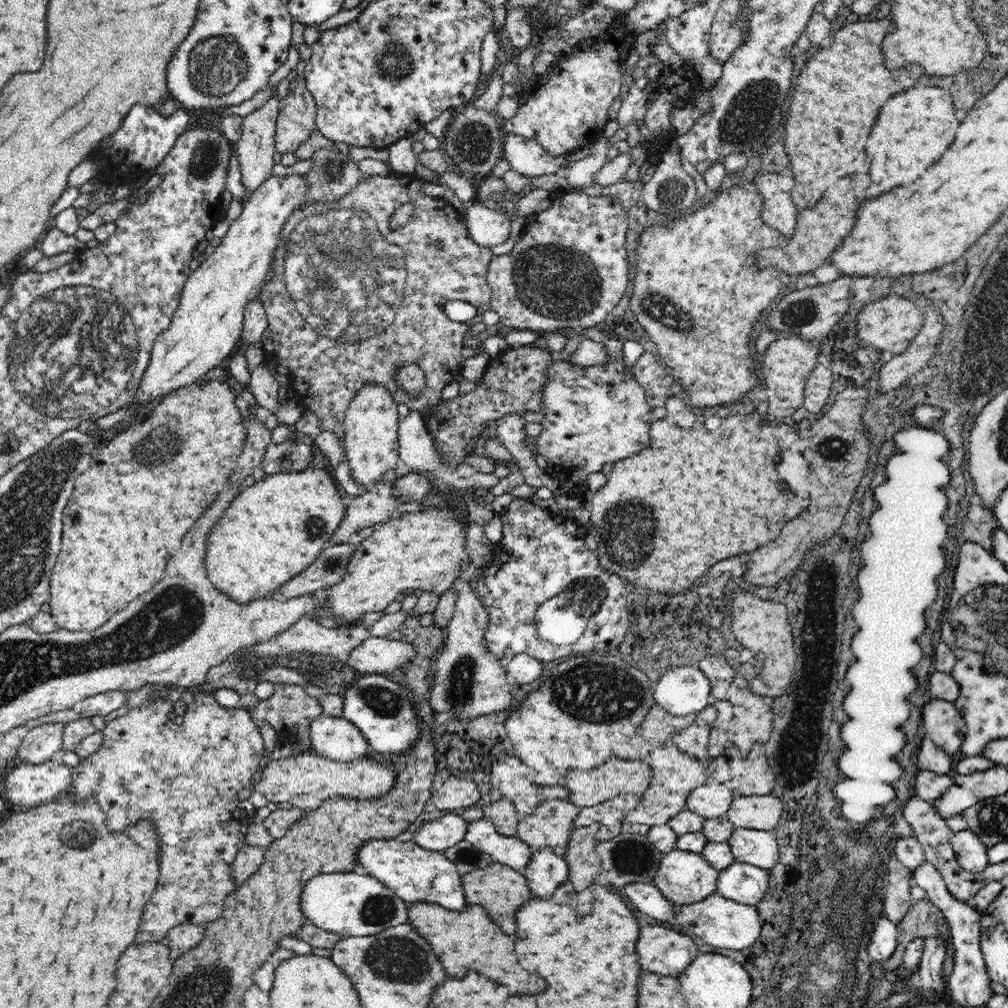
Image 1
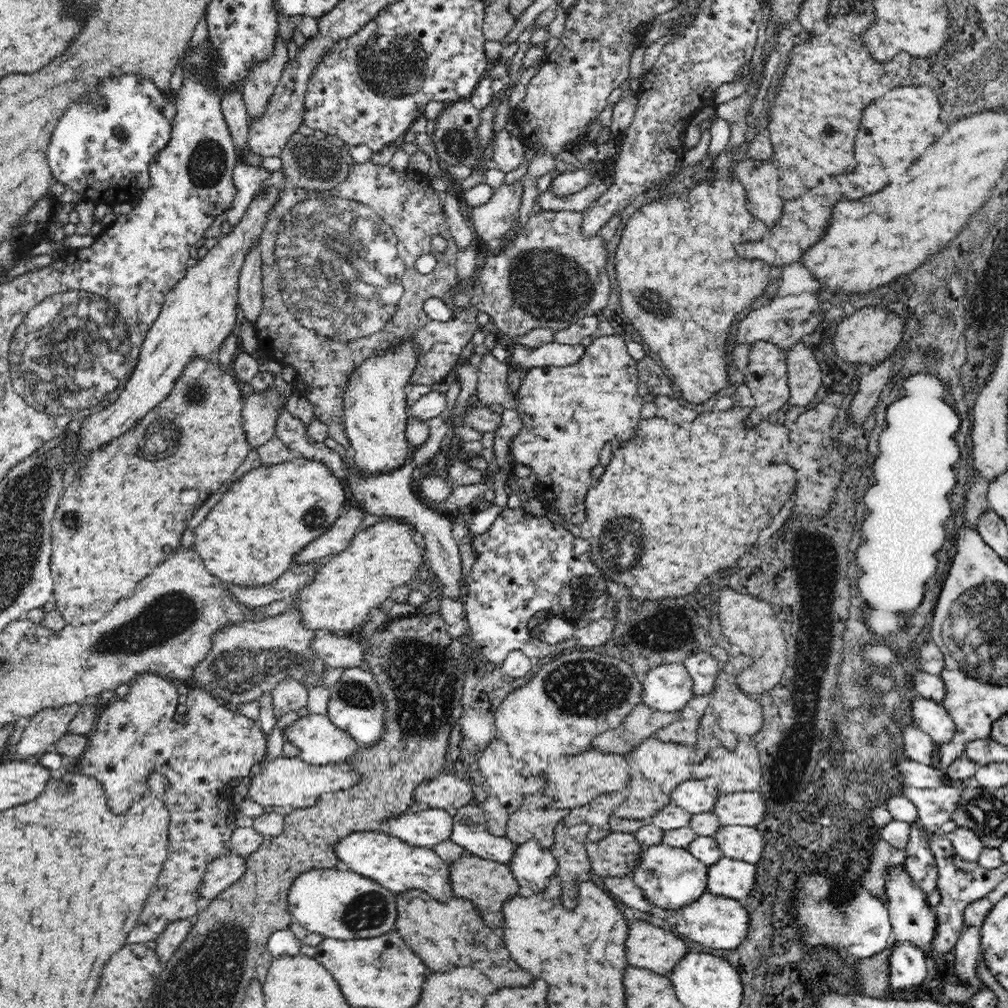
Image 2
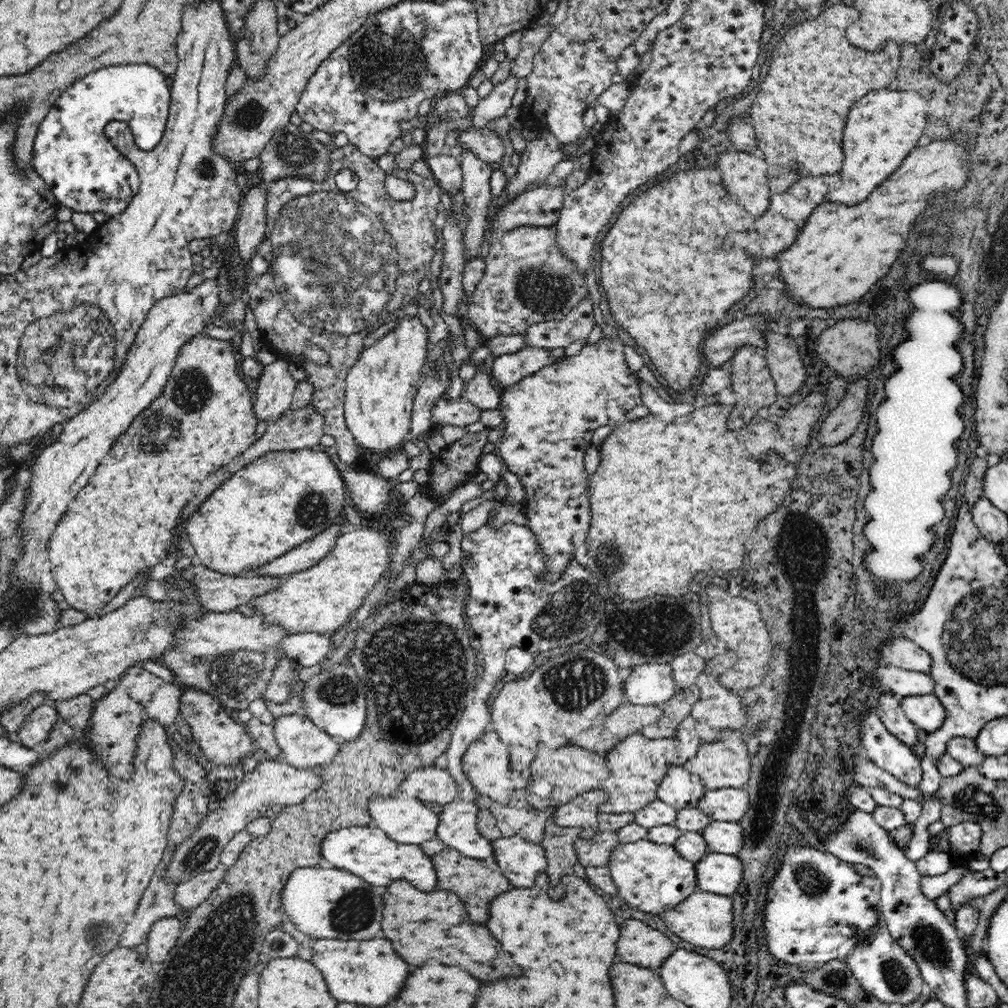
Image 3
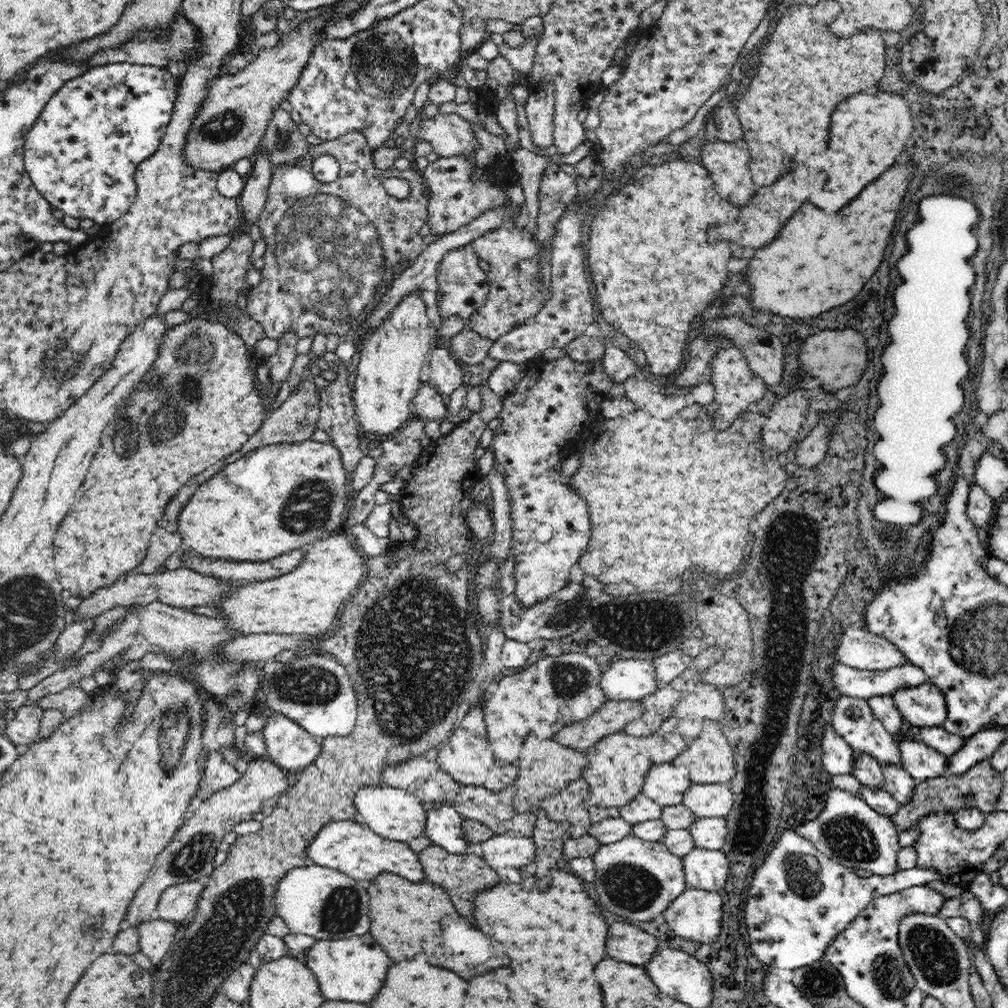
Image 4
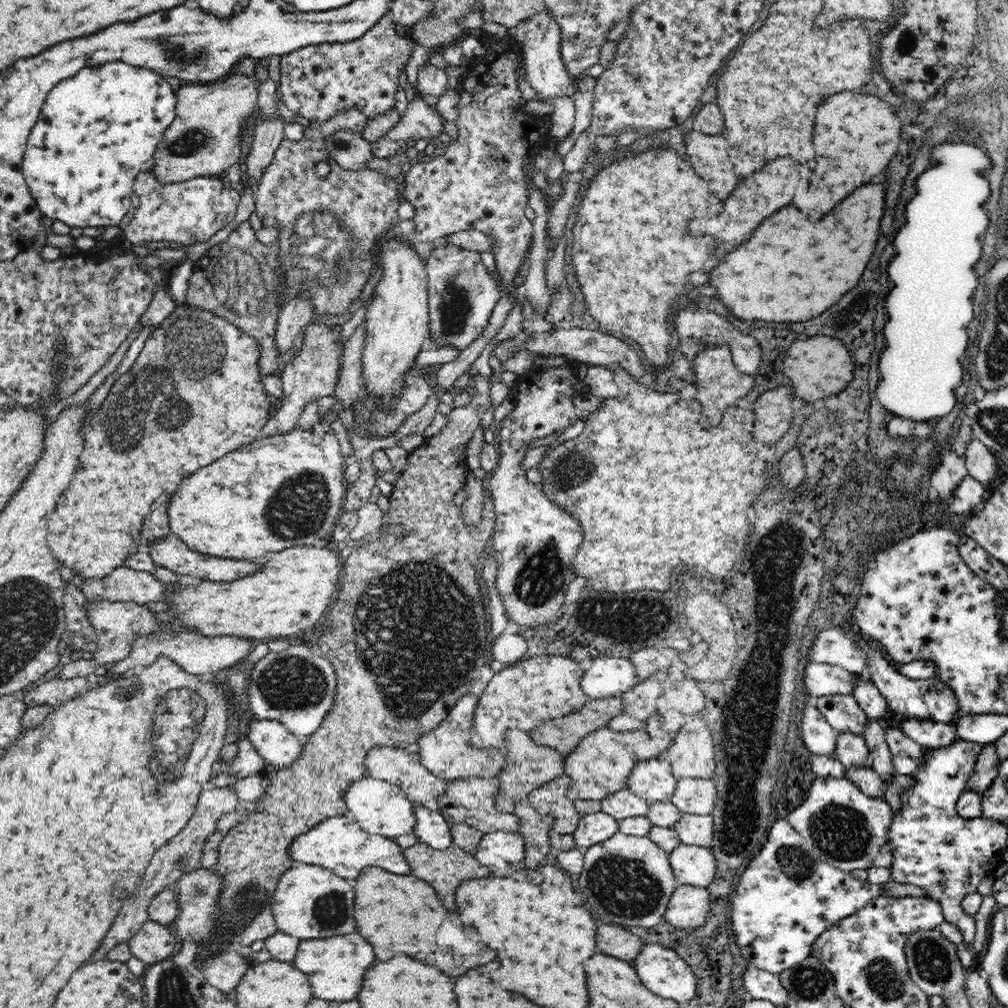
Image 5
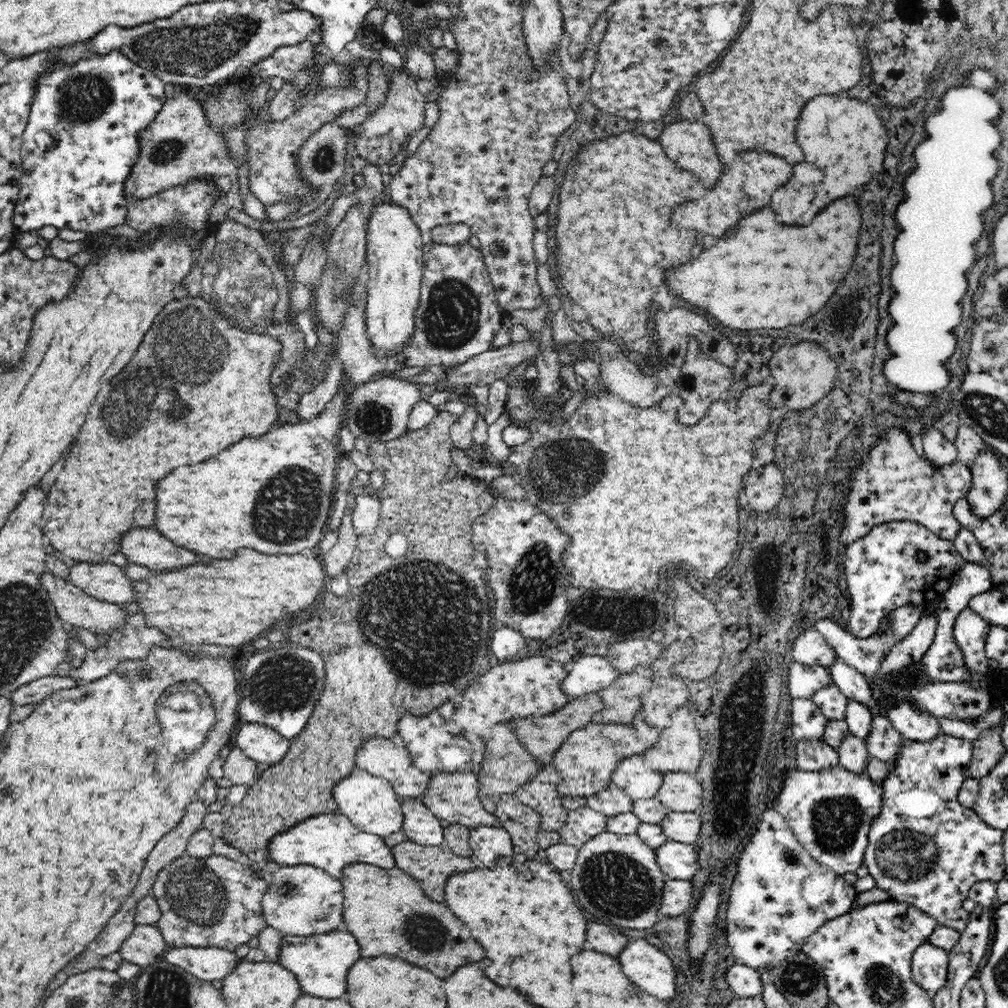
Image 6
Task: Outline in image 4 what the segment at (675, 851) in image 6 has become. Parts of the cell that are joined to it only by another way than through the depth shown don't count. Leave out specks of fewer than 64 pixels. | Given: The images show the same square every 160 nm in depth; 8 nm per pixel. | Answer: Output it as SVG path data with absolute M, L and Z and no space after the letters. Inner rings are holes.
M694 847L681 857L688 888L720 892L726 884L730 861L721 851Z

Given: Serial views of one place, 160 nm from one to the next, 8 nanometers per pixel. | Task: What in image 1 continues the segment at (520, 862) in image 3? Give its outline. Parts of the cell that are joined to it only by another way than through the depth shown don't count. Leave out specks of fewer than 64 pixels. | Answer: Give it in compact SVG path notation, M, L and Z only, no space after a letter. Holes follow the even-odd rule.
M550 849L532 851L530 862L521 870L536 897L552 898L556 888L568 880L566 859Z

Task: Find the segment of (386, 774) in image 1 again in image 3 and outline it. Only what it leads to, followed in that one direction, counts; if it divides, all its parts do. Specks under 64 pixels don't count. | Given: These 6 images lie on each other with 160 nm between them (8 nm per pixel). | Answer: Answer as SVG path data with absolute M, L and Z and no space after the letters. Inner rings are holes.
M283 759L260 761L253 772L244 774L236 790L232 792L233 795L231 797L224 795L219 798L219 807L216 810L210 810L205 820L190 834L190 838L186 838L180 846L176 846L172 860L166 868L166 877L171 886L216 868L224 846L237 832L244 830L252 820L270 814L270 809L276 804L284 804L284 806L300 804L318 785L320 785L318 770L299 769Z

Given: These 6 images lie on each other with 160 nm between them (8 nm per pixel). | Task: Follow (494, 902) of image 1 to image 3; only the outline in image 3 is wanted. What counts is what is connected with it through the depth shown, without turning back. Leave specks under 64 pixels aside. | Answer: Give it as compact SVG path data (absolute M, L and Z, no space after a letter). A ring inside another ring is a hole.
M450 848L442 850L440 854L434 854L431 859L436 869L437 888L456 893L464 903L472 922L484 922L484 916L488 916L489 902L512 888L496 860L488 862L485 859L468 858Z

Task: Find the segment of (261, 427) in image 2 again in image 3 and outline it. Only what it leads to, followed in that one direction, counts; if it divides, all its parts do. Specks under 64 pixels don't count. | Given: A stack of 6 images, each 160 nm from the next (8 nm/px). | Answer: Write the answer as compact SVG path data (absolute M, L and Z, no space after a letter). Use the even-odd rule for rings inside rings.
M279 359L263 368L263 372L258 378L258 388L256 390L256 401L254 404L255 417L257 422L276 422L284 412L291 408L292 396L298 379L294 379L288 371L289 363L285 359Z

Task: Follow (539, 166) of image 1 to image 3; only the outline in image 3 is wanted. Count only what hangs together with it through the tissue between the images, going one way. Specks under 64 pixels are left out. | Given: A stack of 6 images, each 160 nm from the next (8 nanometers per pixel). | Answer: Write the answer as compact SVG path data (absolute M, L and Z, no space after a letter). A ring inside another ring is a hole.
M472 125L467 131L461 131L457 140L456 145L461 144L463 150L472 151L472 154L489 165L494 162L499 164L504 158L504 142L490 129L480 130Z

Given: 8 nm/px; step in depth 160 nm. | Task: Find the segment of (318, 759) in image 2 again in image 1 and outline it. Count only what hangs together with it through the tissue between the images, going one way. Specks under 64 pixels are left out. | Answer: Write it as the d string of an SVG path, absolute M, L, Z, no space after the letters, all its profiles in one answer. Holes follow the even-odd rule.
M321 715L308 730L312 752L336 762L365 757L368 742L360 729L344 718Z

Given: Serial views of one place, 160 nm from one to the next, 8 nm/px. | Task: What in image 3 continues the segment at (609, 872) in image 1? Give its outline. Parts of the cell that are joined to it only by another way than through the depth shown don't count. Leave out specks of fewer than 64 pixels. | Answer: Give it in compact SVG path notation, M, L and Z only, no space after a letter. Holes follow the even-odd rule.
M598 831L593 837L581 836L574 842L574 849L578 862L584 867L605 867L609 853L620 844L620 838L615 832Z

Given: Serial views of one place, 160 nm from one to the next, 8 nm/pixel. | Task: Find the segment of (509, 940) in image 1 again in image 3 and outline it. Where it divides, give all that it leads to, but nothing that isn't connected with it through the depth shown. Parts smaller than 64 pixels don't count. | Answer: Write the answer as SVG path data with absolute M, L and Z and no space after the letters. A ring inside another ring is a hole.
M394 880L384 890L384 908L381 912L380 928L392 942L396 952L408 964L424 964L424 960L434 958L434 962L450 966L466 966L466 970L480 980L500 980L508 976L522 976L522 968L510 960L510 954L498 954L500 942L490 936L488 928L482 924L470 924L470 916L460 897L448 890L433 889L424 892L412 886L407 880ZM478 930L480 932L468 932ZM474 938L474 940L472 940ZM480 938L480 940L478 940ZM472 940L472 942L470 942Z

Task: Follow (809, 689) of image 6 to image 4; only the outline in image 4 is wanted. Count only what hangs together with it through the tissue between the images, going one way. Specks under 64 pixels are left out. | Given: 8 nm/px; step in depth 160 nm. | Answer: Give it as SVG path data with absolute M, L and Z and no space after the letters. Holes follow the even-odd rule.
M836 662L831 671L834 686L840 693L866 701L871 697L892 695L898 688L918 686L927 681L926 673L910 662L882 670L857 669Z

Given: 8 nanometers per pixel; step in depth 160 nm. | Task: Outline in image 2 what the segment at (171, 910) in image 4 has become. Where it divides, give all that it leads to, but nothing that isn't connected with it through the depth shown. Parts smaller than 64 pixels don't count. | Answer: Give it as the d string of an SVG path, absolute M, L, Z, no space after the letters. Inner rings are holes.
M228 853L213 860L204 872L198 895L206 903L216 898L220 892L230 888L246 872L246 857Z

